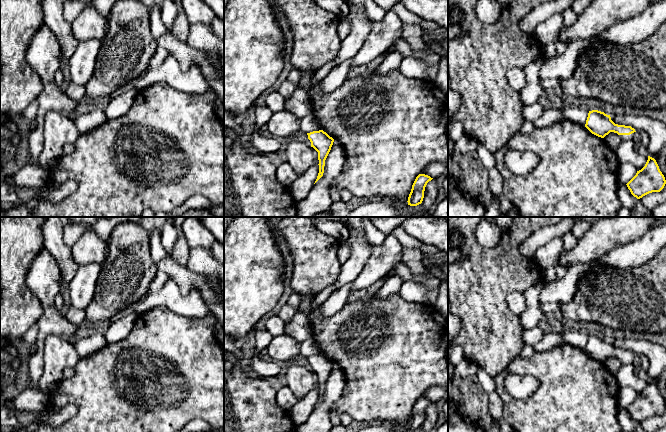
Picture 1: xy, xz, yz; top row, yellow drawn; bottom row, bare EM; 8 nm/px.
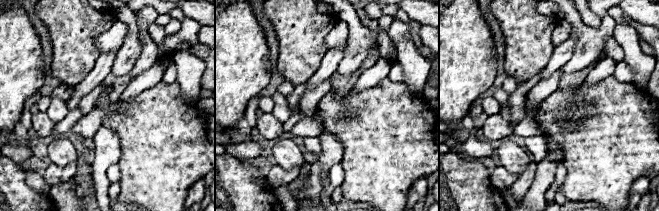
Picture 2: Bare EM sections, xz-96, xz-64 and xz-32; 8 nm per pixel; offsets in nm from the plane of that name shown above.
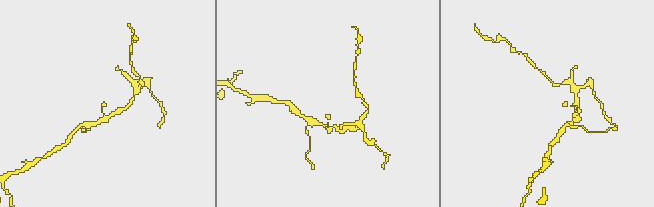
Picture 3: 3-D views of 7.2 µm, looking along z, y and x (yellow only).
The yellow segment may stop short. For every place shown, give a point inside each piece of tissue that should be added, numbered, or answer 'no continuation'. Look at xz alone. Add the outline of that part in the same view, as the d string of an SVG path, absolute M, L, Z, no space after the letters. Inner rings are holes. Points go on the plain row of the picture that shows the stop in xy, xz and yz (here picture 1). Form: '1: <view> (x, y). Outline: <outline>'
no continuation

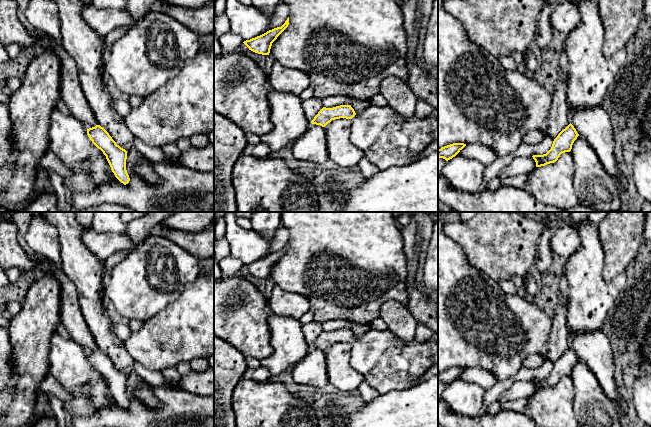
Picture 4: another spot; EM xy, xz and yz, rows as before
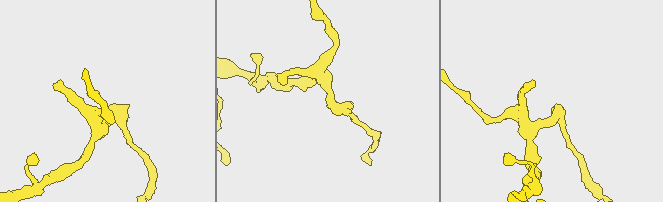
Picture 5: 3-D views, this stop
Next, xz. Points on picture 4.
1: xz (387, 362). Outline: M369 329L351 343L352 367L364 376L365 381L379 394L415 385L419 378L434 364L438 364L438 343L431 339L425 342L403 340L389 330Z

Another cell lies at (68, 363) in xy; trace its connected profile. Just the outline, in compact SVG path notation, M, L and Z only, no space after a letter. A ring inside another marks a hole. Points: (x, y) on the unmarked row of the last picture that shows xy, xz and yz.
M55 332L50 340L48 359L49 373L73 396L63 403L72 417L89 416L115 401L106 380L92 367L86 351L74 340L64 339Z

